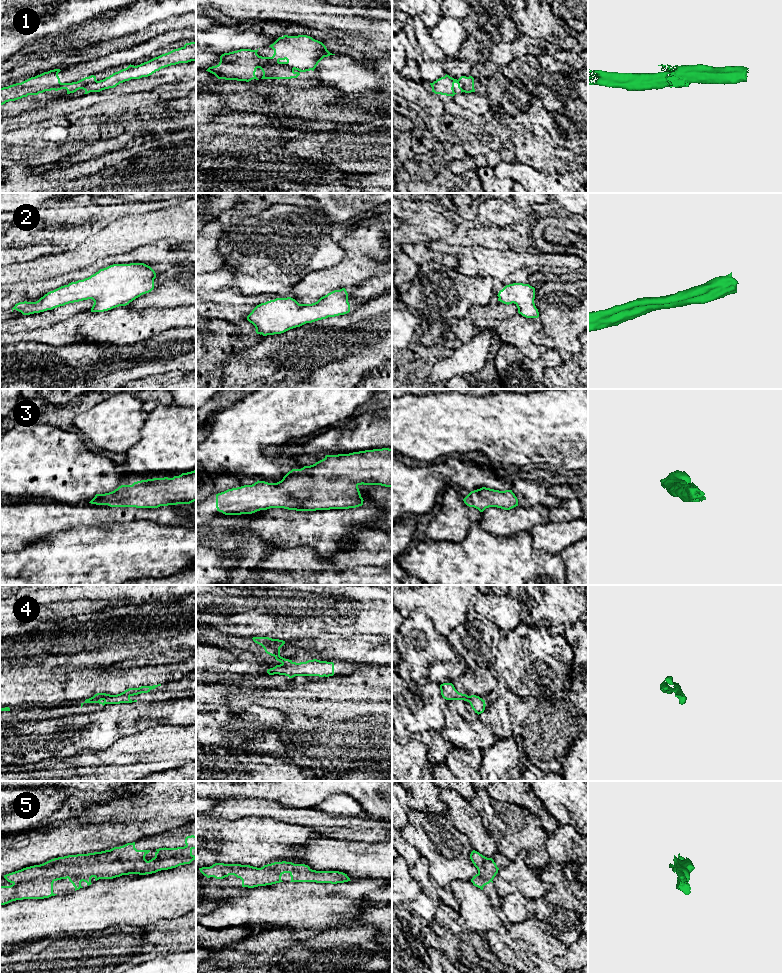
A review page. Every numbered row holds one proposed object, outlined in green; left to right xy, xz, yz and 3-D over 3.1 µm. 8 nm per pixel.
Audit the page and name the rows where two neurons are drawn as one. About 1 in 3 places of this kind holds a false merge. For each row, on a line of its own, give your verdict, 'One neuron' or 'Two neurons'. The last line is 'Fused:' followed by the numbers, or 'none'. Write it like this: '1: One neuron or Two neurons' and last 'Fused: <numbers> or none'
1: Two neurons
2: One neuron
3: One neuron
4: One neuron
5: One neuron
Fused: 1

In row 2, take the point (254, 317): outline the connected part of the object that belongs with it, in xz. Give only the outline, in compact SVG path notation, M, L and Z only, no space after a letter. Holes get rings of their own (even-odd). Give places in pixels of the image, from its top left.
M342 288L328 293L312 304L299 304L291 297L261 303L247 316L247 320L255 326L257 334L267 336L349 312L348 293Z

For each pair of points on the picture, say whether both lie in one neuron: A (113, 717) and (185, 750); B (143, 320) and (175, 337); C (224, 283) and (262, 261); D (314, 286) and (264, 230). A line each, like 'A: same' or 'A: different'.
A: different
B: different
C: different
D: different

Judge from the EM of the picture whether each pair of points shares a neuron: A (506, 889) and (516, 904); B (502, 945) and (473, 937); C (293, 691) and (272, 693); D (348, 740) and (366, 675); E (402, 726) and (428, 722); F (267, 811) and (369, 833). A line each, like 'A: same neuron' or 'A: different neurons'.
A: different neurons
B: different neurons
C: same neuron
D: same neuron
E: same neuron
F: same neuron

